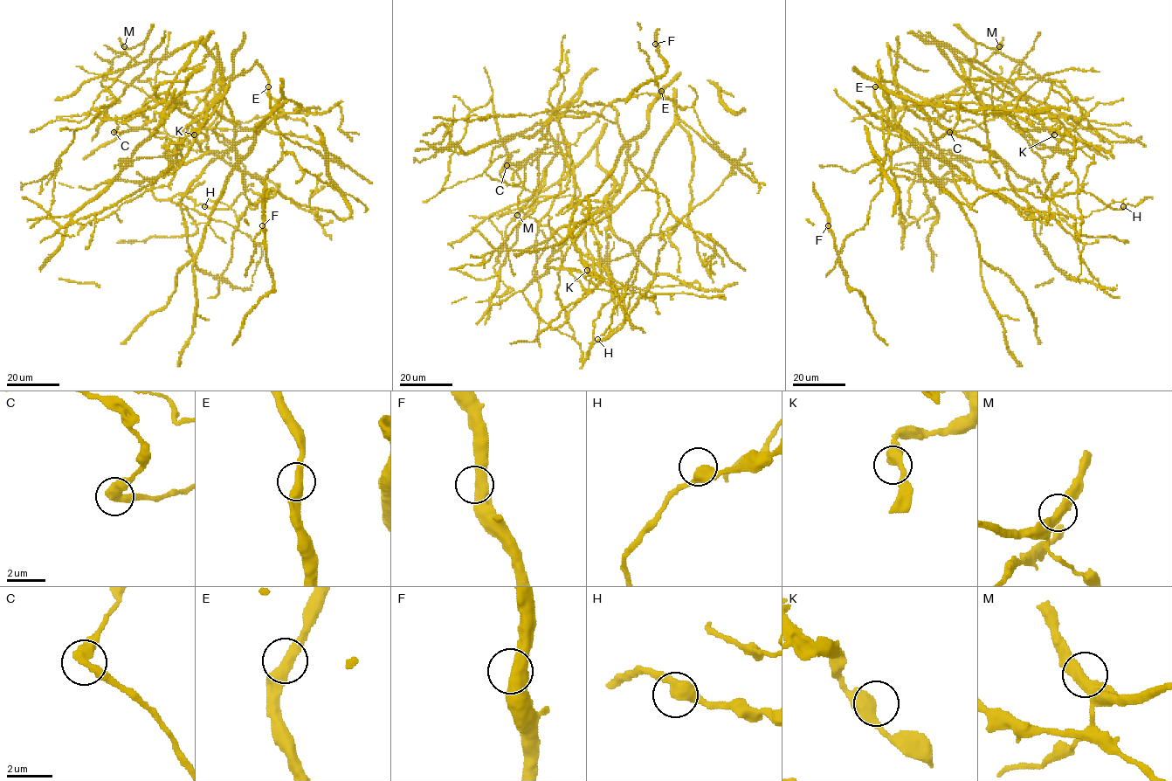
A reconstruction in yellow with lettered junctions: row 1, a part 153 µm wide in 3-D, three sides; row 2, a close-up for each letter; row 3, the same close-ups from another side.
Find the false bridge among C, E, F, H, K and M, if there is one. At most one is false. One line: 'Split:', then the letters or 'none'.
Split: C

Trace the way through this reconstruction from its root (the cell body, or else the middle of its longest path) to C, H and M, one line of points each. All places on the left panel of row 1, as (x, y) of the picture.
C: (132, 155), (159, 125), (173, 95), (163, 92), (125, 119), (129, 129), (113, 132)
H: (132, 155), (165, 101), (212, 106), (182, 162), (166, 147), (224, 98), (265, 193), (240, 217), (204, 206)
M: (132, 155), (173, 95), (145, 103), (125, 119), (129, 129), (115, 132), (93, 104), (144, 47), (123, 46)

